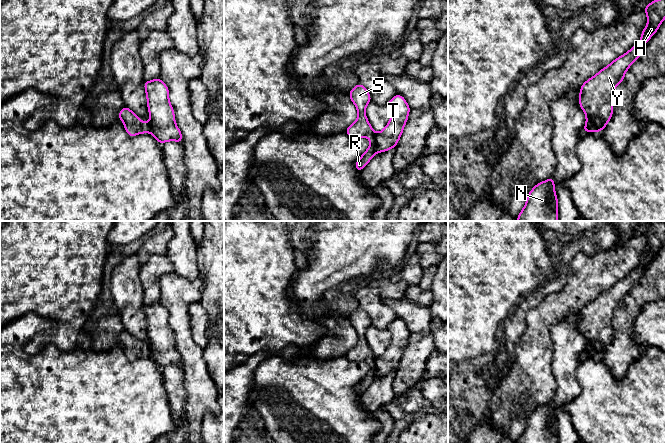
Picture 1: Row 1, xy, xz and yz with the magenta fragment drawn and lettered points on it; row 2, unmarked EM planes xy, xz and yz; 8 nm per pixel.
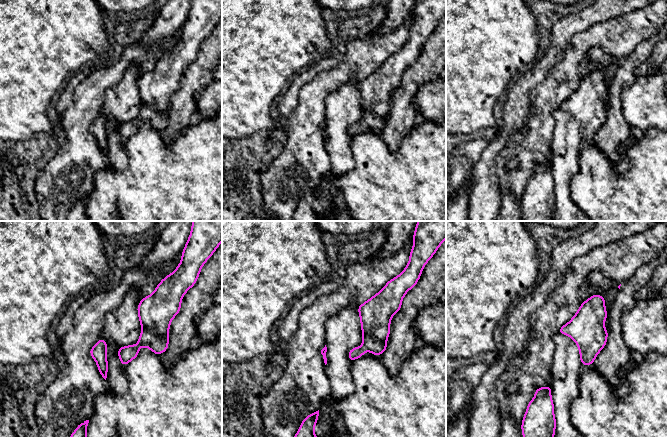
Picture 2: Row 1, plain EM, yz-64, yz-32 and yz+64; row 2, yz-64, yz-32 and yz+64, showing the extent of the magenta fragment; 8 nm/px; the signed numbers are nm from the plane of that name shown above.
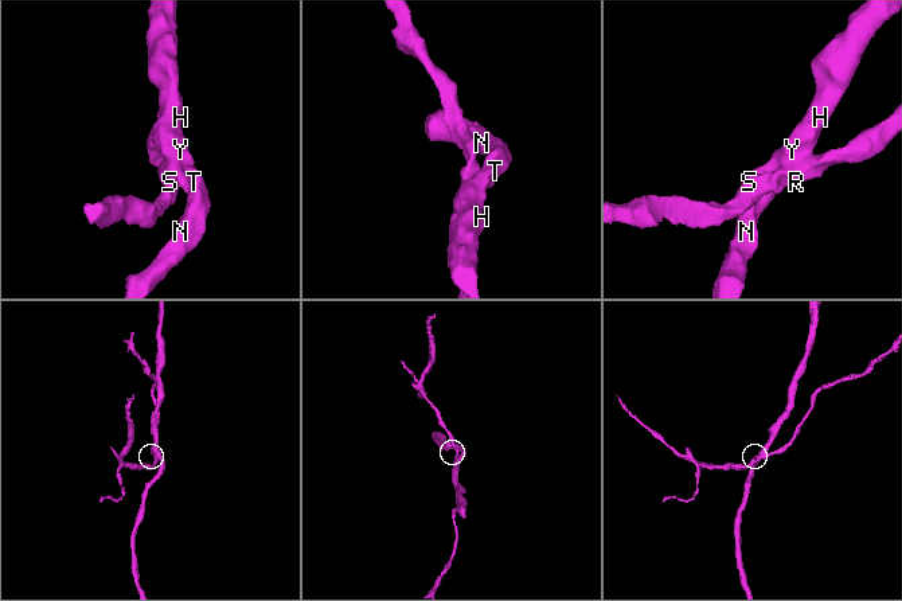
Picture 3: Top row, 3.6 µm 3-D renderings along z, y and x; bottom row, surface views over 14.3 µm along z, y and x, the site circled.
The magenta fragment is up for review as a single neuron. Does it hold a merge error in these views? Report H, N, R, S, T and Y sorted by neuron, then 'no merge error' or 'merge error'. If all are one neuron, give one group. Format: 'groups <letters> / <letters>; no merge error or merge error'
groups H N T Y / R S; merge error

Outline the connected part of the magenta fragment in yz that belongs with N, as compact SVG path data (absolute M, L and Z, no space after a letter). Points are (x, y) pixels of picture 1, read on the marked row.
M552 177L532 188L516 220L558 221L558 198Z

